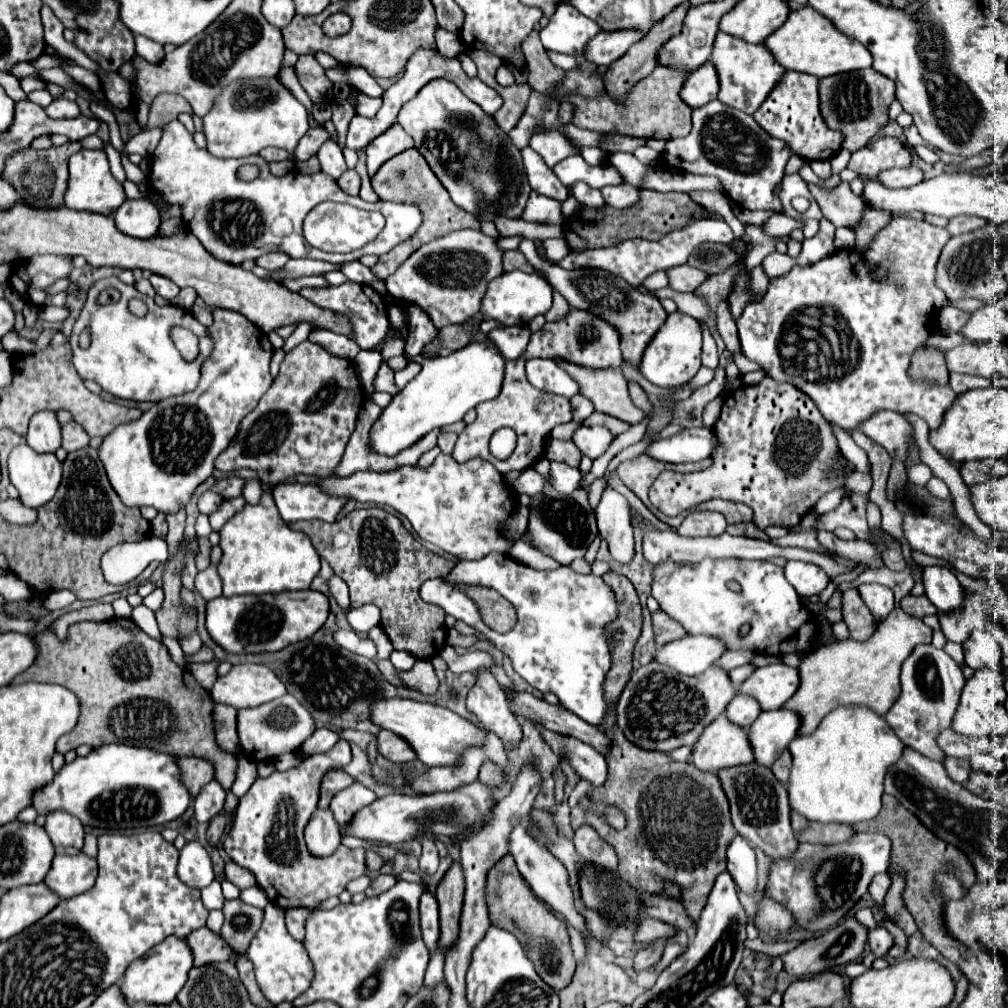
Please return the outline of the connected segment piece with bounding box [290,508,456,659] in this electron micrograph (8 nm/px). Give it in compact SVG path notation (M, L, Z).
M360 508L328 524L324 520L292 522L294 530L304 530L318 554L332 566L350 588L352 608L376 604L382 612L382 628L394 650L406 650L415 658L428 659L446 644L444 610L420 598L420 586L428 578L446 578L456 566L426 550L402 526L402 522L382 508Z

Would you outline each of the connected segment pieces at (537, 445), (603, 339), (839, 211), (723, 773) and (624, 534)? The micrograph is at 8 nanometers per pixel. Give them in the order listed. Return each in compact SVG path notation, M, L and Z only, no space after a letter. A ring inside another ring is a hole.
M518 360L518 362L506 362L506 368L504 368L504 384L502 384L500 396L496 396L490 402L478 404L476 406L476 412L478 412L476 422L474 424L468 424L464 428L464 432L458 436L458 442L456 442L456 448L454 448L452 456L456 460L460 460L460 462L470 460L472 456L480 456L480 458L488 460L490 464L494 464L502 474L506 474L510 470L524 470L526 466L530 466L536 460L540 460L542 454L544 454L544 446L548 442L548 434L552 432L552 428L556 424L562 424L562 422L570 422L572 420L568 398L556 396L556 394L544 394L544 392L536 390L524 378L524 362L522 360ZM502 426L512 428L516 432L516 436L518 436L516 448L514 448L514 452L506 460L500 460L500 458L492 456L492 452L488 452L490 436L498 428L502 428Z
M570 306L570 310L554 322L546 322L542 330L534 332L528 344L528 350L524 354L526 358L554 358L560 356L568 362L586 366L586 368L616 368L622 364L622 350L620 350L620 330L606 322L604 318L586 312L586 310L578 310L574 306Z
M808 184L812 196L820 204L824 218L828 218L836 228L852 228L856 230L864 216L864 202L856 196L848 184L840 184L836 190L822 190L814 184Z
M752 762L736 768L724 768L718 772L718 776L730 800L732 822L738 834L758 846L770 860L790 860L792 854L798 850L798 840L790 826L790 806L786 788L774 778L772 770Z
M606 488L600 504L596 506L596 518L600 536L608 542L610 556L620 564L630 564L636 550L626 498L616 490Z

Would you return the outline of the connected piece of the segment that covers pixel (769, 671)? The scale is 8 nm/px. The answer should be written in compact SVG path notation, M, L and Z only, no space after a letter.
M772 664L772 666L756 668L752 676L740 684L738 694L752 696L760 704L760 710L778 710L796 692L798 684L800 684L800 676L796 668L790 668L786 664Z

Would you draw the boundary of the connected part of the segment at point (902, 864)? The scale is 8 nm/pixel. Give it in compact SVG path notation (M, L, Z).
M884 794L882 796L882 810L878 814L876 820L868 822L868 824L854 824L854 828L858 832L884 832L890 836L890 840L894 842L894 848L892 848L892 858L890 858L890 868L888 868L888 874L892 874L894 868L902 868L906 872L906 890L904 890L904 902L910 910L910 914L914 916L916 920L916 926L918 930L930 940L930 944L934 944L944 958L952 960L964 974L970 982L978 984L980 982L980 976L982 976L982 970L980 970L980 964L968 954L966 946L962 946L960 942L956 942L954 938L950 938L942 926L942 900L934 898L934 872L938 870L944 870L944 866L948 862L954 864L954 876L960 878L960 882L970 888L974 882L976 882L976 870L970 862L970 858L958 850L954 844L948 844L944 840L940 840L934 832L930 832L916 816L912 816L912 812L908 812L894 796L890 794Z

